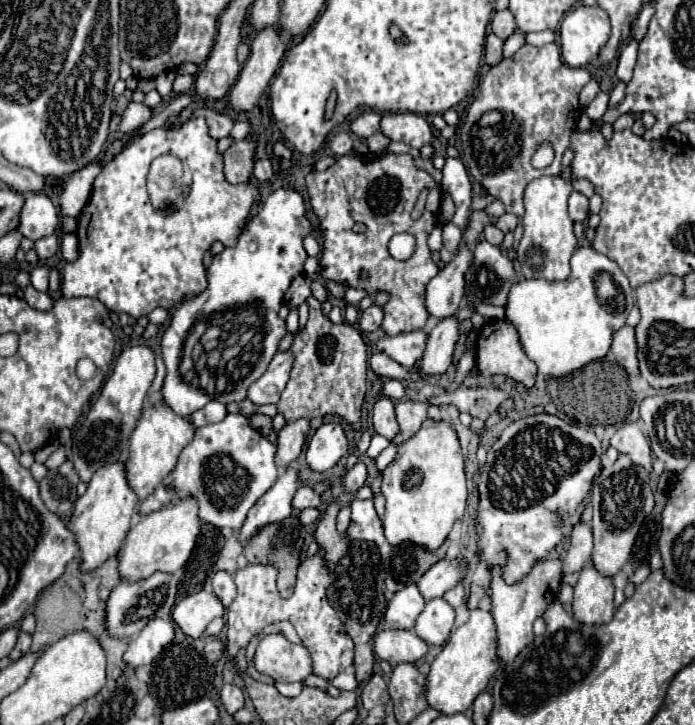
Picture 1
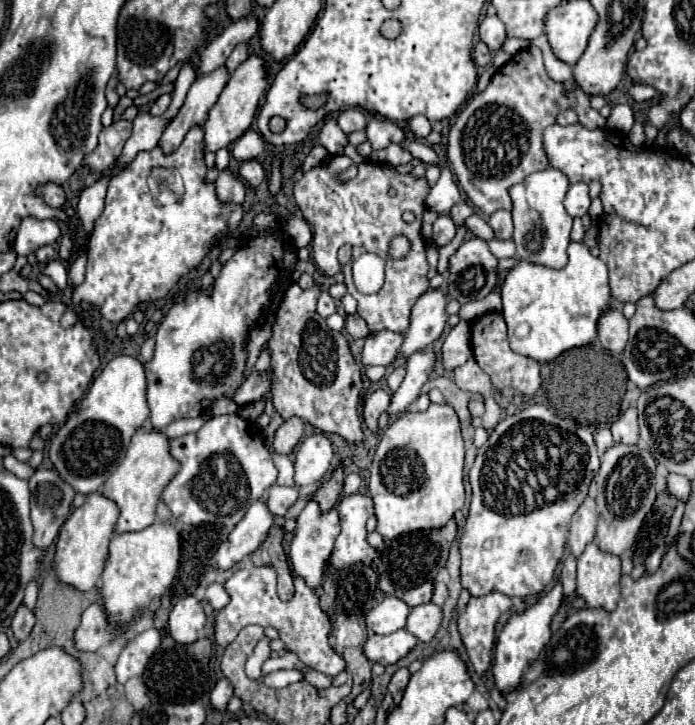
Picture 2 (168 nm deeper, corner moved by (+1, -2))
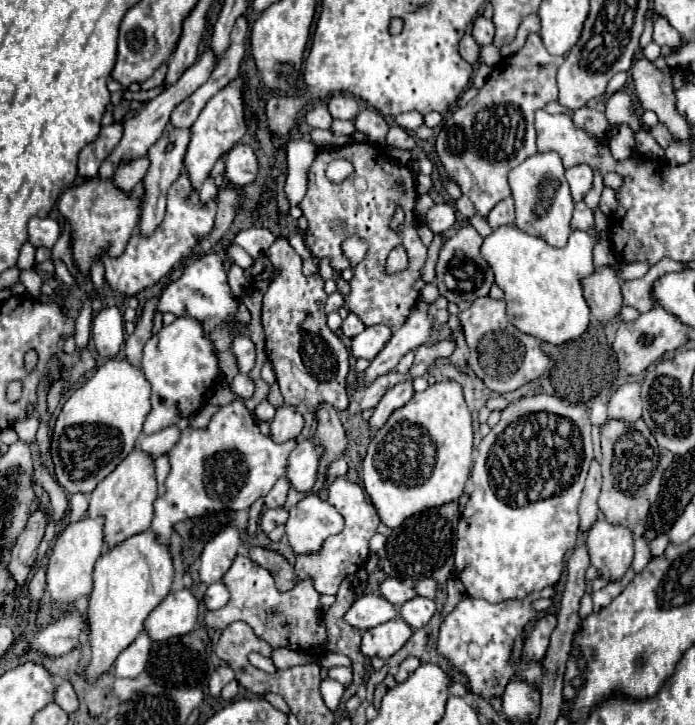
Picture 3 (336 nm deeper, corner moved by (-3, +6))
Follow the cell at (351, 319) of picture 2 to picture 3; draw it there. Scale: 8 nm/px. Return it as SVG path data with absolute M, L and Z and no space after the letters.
M348 314L348 318L344 320L344 324L342 324L342 332L344 332L344 336L348 336L348 338L354 338L354 336L358 336L362 330L364 330L366 326L364 326L364 322L356 316L356 314Z

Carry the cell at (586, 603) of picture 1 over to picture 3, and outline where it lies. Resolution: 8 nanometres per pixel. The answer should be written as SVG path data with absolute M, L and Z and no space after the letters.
M600 516L590 528L586 538L590 564L598 570L600 578L618 582L624 578L632 564L634 542L632 532L624 526L612 526Z

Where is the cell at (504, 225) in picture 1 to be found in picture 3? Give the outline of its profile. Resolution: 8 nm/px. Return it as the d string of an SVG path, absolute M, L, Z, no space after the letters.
M508 196L504 198L502 202L498 202L490 214L486 216L490 226L492 228L498 228L498 226L514 226L514 200Z

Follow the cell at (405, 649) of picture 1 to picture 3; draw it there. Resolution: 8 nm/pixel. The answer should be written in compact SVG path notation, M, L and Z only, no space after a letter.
M390 620L362 634L362 654L390 658L396 654L412 636L412 628L404 620Z

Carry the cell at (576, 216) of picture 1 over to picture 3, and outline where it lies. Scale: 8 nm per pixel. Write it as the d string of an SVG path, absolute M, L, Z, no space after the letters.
M580 164L580 166L566 170L566 180L570 184L574 202L580 202L592 190L592 178L594 178L594 172L586 164Z

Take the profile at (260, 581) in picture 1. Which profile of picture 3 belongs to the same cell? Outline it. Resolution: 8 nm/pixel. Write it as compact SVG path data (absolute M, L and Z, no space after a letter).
M238 554L230 570L224 574L222 582L230 590L230 600L224 608L206 612L204 622L208 628L224 630L228 624L242 620L250 624L256 636L266 640L272 648L288 648L294 652L302 652L326 644L326 624L322 622L322 614L318 610L320 594L318 590L314 590L314 584L308 578L304 578L302 584L296 584L296 588L302 588L302 594L298 590L282 594L276 590L274 578L266 568L258 566L248 556Z

